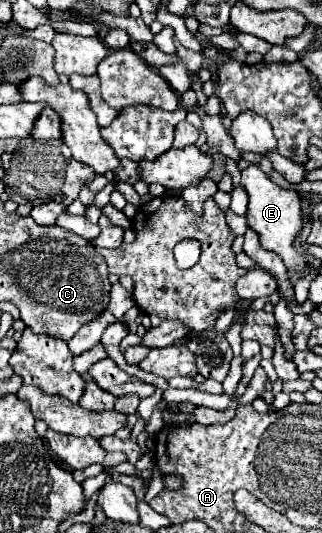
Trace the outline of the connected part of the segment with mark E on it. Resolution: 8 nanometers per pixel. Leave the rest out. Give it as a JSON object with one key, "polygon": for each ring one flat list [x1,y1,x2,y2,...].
{"polygon":[[250,165,242,171,242,183,244,189,250,197,248,201,248,213,246,219,250,223,250,229,254,229,260,235,262,247,278,253,288,269,302,271,306,267,306,259,298,255,292,247,294,237,302,229,302,205,300,205,300,195,296,191,288,191,278,187,258,165]]}

